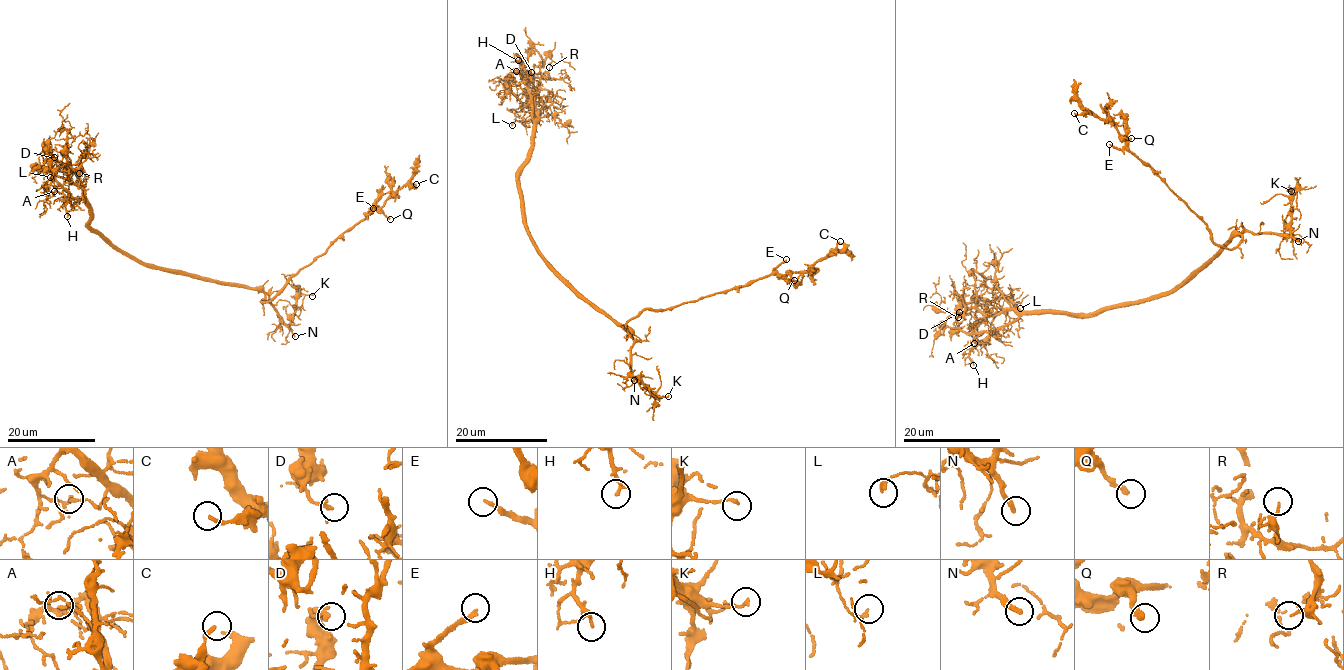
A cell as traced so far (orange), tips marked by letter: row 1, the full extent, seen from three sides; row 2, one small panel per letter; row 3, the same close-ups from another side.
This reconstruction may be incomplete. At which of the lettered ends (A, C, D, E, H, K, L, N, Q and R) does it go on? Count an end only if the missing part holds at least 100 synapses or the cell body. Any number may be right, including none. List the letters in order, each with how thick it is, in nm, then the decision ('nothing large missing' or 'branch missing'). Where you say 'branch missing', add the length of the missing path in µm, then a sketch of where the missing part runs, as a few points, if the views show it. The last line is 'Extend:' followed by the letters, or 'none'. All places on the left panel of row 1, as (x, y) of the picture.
A: 130 nm thick; nothing large missing
C: 200 nm thick; nothing large missing
D: 240 nm thick; nothing large missing
E: 190 nm thick; nothing large missing
H: 170 nm thick; nothing large missing
K: 160 nm thick; nothing large missing
L: 150 nm thick; nothing large missing
N: 240 nm thick; branch missing; about 60 µm are missing; missing branch runs (295, 336), (297, 344), (306, 350), (323, 392), (322, 362), (306, 335), (309, 298), (272, 303), (270, 299)
Q: 280 nm thick; nothing large missing
R: 120 nm thick; nothing large missing
Extend: N

